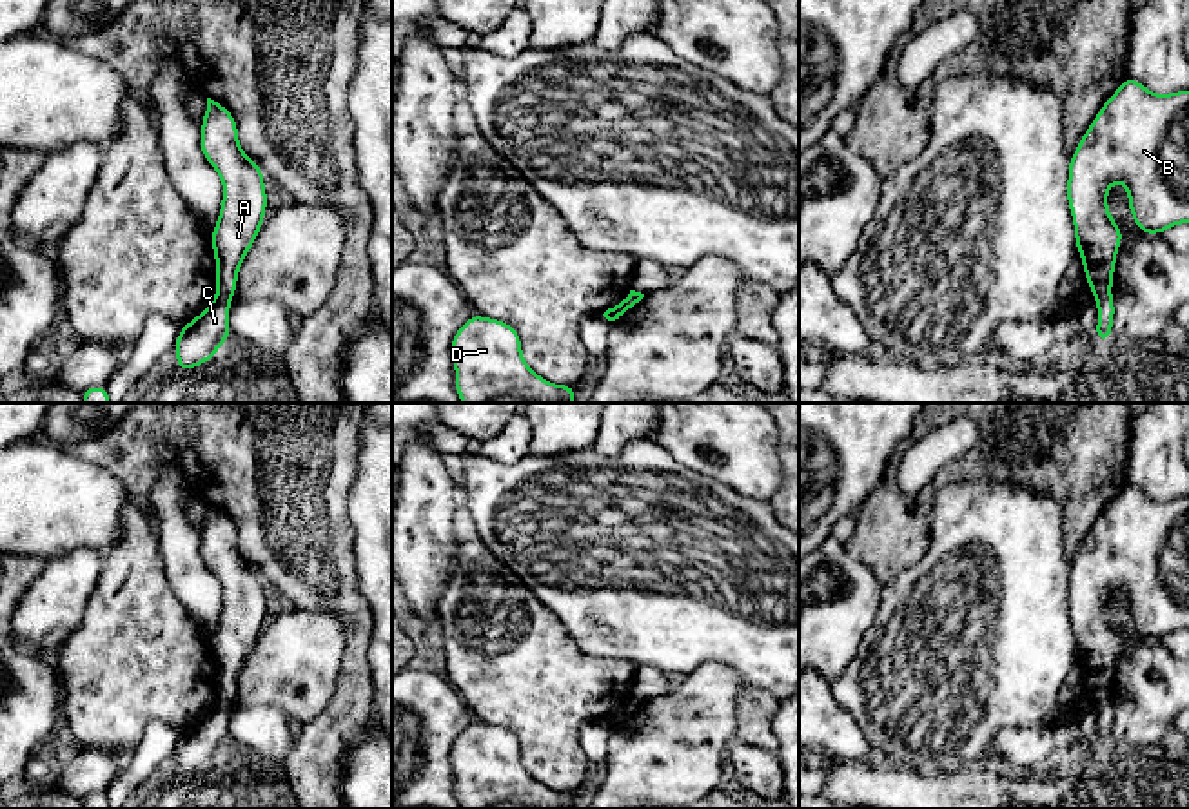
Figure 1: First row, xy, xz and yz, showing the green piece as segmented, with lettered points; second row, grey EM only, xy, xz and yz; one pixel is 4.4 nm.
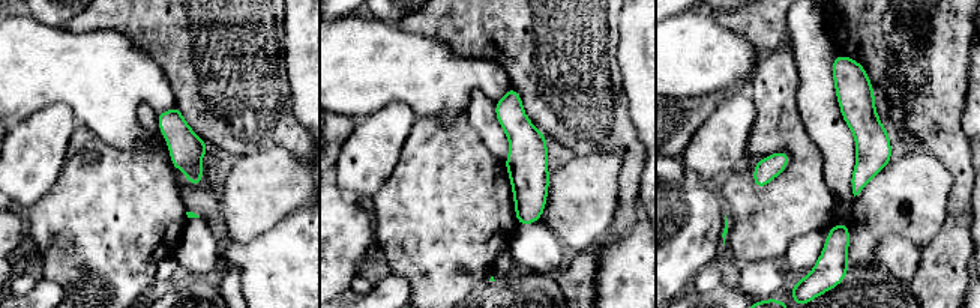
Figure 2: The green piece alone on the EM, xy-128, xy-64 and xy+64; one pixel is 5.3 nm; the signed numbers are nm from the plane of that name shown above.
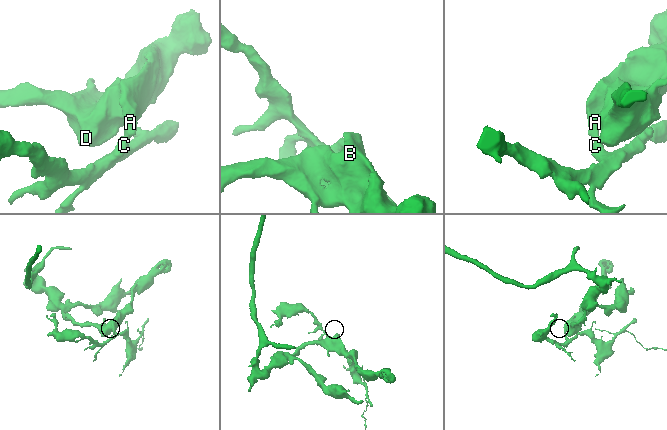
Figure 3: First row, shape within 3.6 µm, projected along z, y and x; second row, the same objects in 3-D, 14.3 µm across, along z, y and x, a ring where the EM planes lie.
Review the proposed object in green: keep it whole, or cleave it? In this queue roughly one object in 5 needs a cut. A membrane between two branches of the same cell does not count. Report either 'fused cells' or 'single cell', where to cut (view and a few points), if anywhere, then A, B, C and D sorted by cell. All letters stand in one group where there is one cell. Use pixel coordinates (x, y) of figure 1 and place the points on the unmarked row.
fused cells; cut in xy along (218, 697), (229, 704); A B D / C

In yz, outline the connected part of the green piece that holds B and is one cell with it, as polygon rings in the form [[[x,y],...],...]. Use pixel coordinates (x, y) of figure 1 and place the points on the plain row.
[[[1125,484],[1069,564],[1067,608],[1095,704],[1113,693],[1124,642],[1107,613],[1115,588],[1125,590],[1144,640],[1189,629],[1189,497],[1155,501]]]

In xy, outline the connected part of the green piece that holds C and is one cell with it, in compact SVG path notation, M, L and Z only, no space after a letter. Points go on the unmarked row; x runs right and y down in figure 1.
M216 698L212 709L182 733L174 753L178 776L192 776L207 769L229 747L229 713L231 704Z

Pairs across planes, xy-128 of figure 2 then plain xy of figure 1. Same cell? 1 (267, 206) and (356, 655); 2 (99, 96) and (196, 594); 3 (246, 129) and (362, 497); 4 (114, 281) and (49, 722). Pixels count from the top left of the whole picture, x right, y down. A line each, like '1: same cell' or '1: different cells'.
1: different cells
2: different cells
3: different cells
4: different cells

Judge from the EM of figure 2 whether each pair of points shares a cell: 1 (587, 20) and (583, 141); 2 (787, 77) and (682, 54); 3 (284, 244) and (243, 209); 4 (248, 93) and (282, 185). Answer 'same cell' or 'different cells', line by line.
1: same cell
2: different cells
3: different cells
4: different cells

